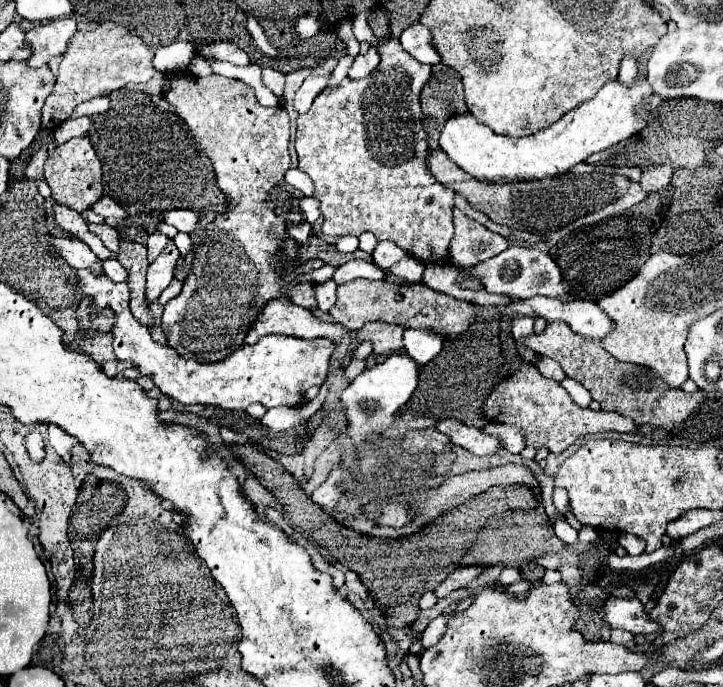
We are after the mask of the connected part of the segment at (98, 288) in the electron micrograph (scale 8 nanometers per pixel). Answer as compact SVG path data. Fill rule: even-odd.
M89 269L75 273L83 283L83 295L93 297L93 307L97 311L109 307L117 315L113 325L115 357L121 361L133 361L143 375L151 375L155 385L179 403L203 403L223 409L247 409L251 403L261 403L265 407L293 407L301 403L309 387L321 385L327 377L327 367L335 345L321 337L295 339L289 335L267 335L255 345L243 345L239 351L219 363L195 363L193 359L181 359L181 355L169 345L155 343L149 335L149 329L131 315L127 283L113 283L105 275L95 277Z

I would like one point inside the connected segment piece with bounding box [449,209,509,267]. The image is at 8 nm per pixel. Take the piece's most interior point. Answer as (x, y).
(472, 243)

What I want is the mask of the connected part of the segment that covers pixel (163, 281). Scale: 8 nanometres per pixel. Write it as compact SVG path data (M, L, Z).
M169 239L167 247L161 251L161 255L149 265L147 271L147 303L153 303L163 289L173 281L173 267L175 261L179 257L179 249L173 243L173 239Z

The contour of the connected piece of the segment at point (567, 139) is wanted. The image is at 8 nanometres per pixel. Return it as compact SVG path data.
M637 75L631 85L625 85L619 79L607 81L593 99L583 101L559 121L529 137L497 135L467 113L445 123L439 145L463 171L479 181L495 183L497 179L505 179L509 183L515 183L557 177L587 161L587 157L591 157L593 153L605 151L643 131L647 127L649 99L653 97L653 93L655 91L651 91L645 75Z

